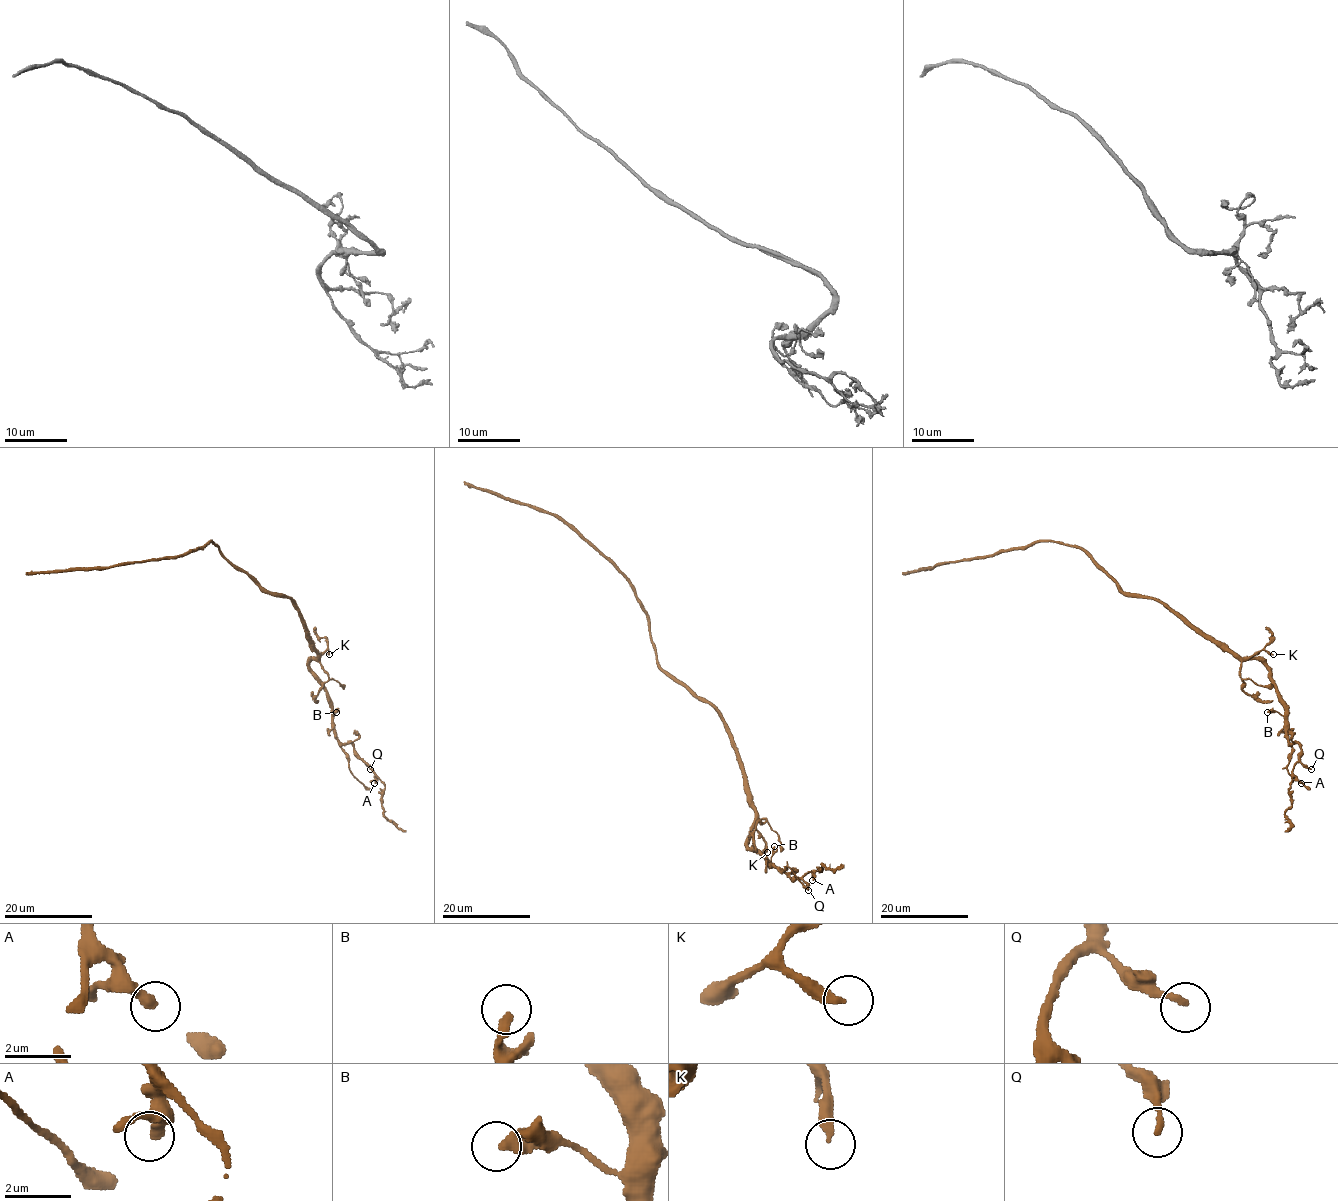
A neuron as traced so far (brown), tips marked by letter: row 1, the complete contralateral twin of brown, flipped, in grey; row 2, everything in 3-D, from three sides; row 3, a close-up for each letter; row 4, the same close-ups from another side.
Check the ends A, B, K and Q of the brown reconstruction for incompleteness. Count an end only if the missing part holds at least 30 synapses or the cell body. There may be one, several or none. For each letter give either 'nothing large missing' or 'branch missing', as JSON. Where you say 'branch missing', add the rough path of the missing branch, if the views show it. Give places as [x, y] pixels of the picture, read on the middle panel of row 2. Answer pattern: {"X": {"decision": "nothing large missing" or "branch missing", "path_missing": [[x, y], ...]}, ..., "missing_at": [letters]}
{"A": {"decision": "nothing large missing"}, "B": {"decision": "nothing large missing"}, "K": {"decision": "branch missing", "path_missing": [[767, 852], [765, 871], [772, 881], [766, 883]]}, "Q": {"decision": "nothing large missing"}, "missing_at": ["K"]}

